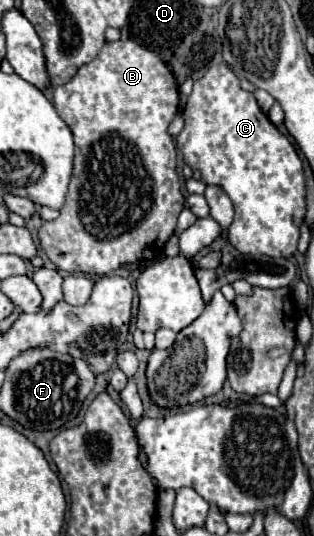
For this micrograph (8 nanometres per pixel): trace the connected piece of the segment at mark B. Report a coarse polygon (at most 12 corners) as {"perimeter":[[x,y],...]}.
{"perimeter":[[135,40],[53,92],[69,274],[163,252],[183,210],[171,68]]}

